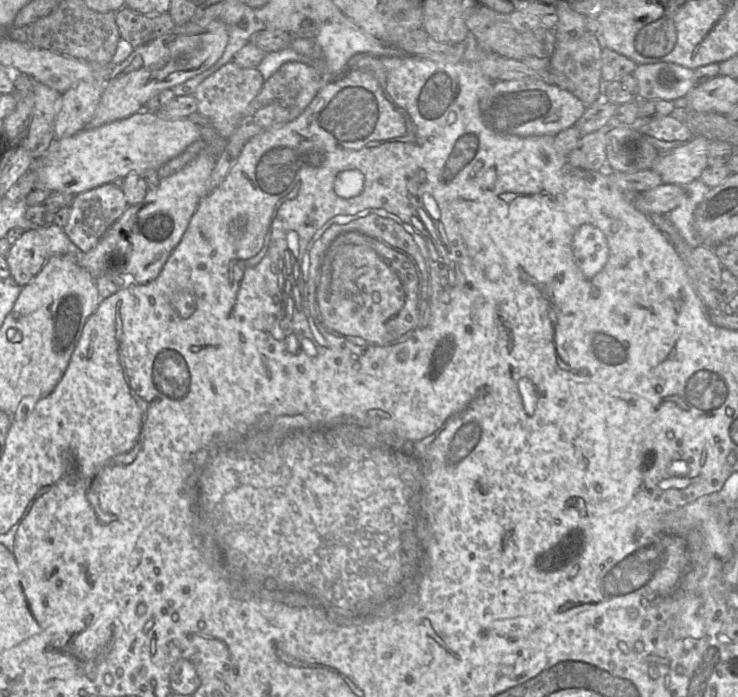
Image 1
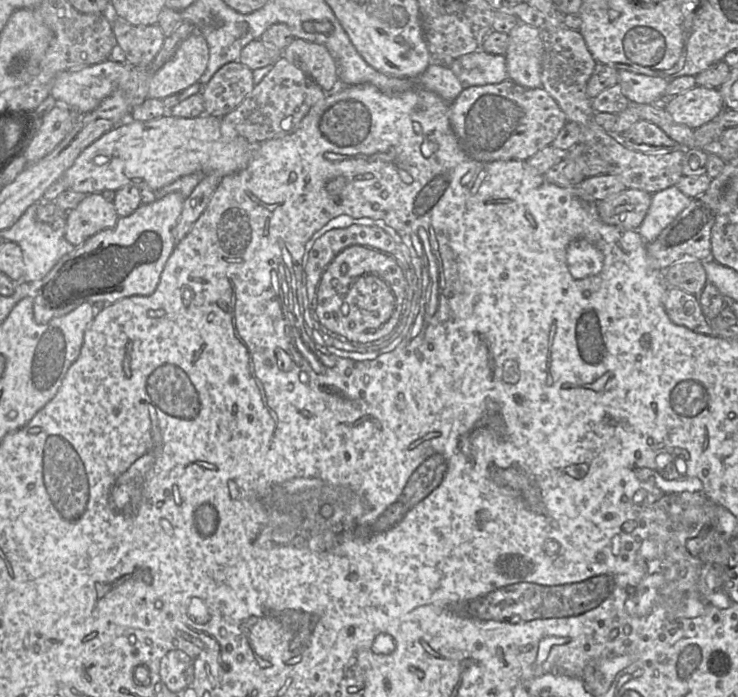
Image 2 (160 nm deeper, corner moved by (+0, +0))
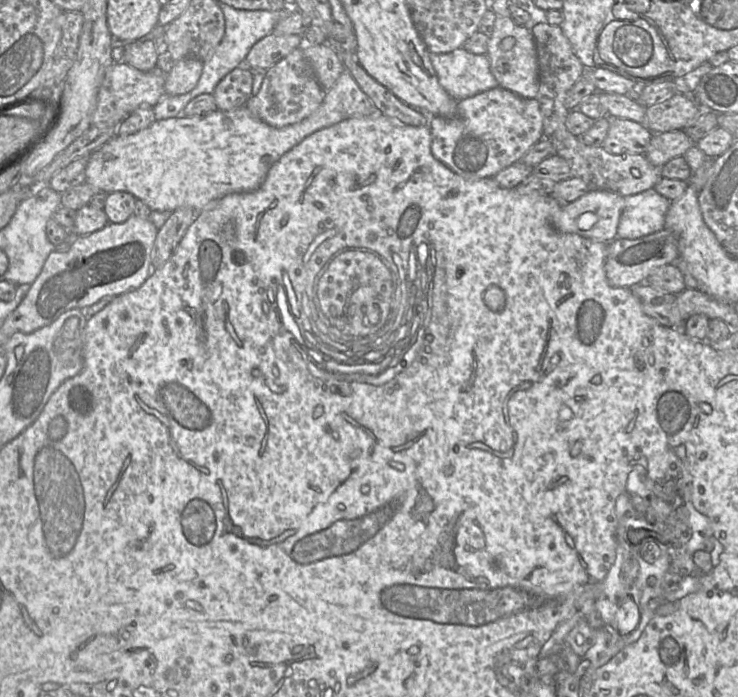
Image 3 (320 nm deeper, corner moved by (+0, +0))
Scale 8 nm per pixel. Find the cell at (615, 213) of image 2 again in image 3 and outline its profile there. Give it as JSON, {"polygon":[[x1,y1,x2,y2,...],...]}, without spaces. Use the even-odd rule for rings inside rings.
{"polygon":[[590,190,577,200,563,204,561,210,554,215,554,226,560,232,578,234,599,242,610,242,617,238,624,205,624,197,619,194,605,190]]}

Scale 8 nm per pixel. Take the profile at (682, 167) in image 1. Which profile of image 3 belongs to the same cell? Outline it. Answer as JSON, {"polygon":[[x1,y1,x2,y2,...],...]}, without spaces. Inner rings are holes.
{"polygon":[[537,19,530,24,535,40,539,89,535,97,543,117,543,134,554,147,554,153,567,160,573,177,582,179,591,191,605,190,621,195,635,195,653,188,663,177,662,167,651,164,644,154,610,154,601,146,588,146,570,133,565,125,569,110,564,101,570,88,582,76,585,66,575,55,560,26]]}

